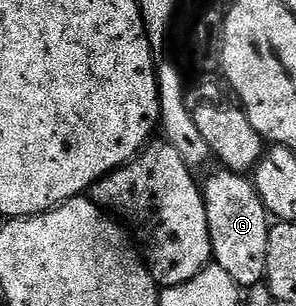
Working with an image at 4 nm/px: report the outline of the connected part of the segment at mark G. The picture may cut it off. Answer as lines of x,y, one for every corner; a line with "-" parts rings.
225,168
218,170
202,186
205,212
208,218
211,257
216,264
221,266
222,270
227,271
228,276
236,282
239,289
248,290
265,281
268,238
272,227
270,215
249,177

